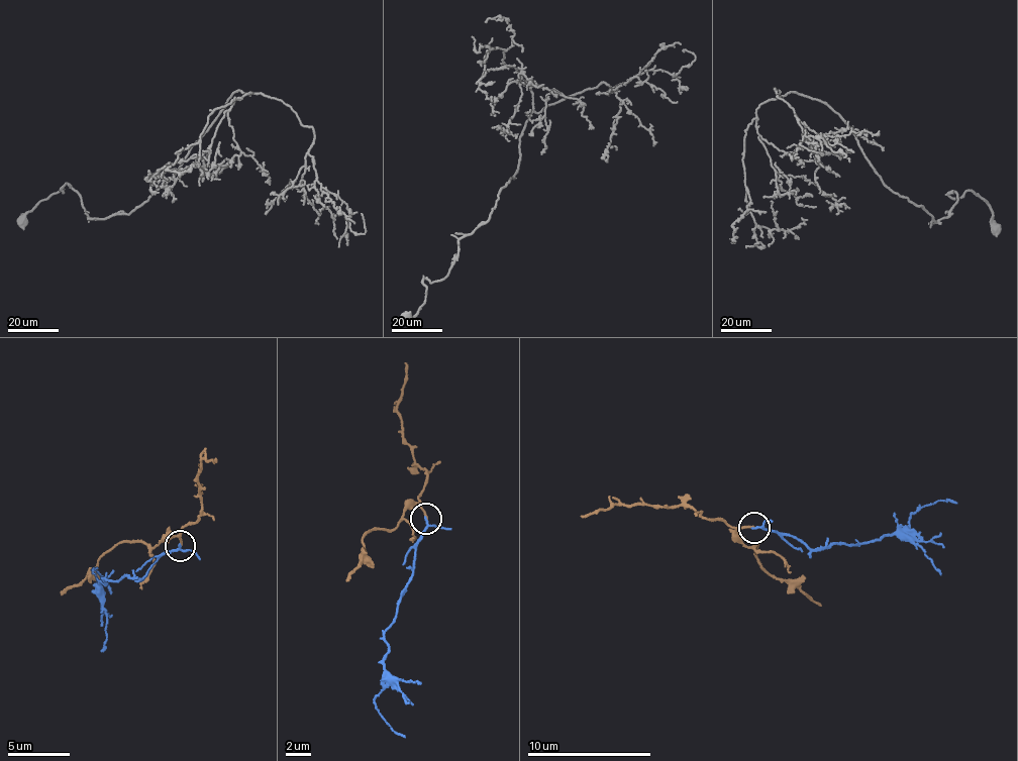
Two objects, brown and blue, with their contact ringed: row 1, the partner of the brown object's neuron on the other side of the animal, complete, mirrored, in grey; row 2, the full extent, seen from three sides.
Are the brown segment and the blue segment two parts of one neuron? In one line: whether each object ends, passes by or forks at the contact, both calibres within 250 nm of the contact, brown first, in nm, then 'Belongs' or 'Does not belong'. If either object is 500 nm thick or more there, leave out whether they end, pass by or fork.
At the ring brown ends. At the ring blue passes by. Thickness 160 nm (brown) against 150 nm. Belongs

